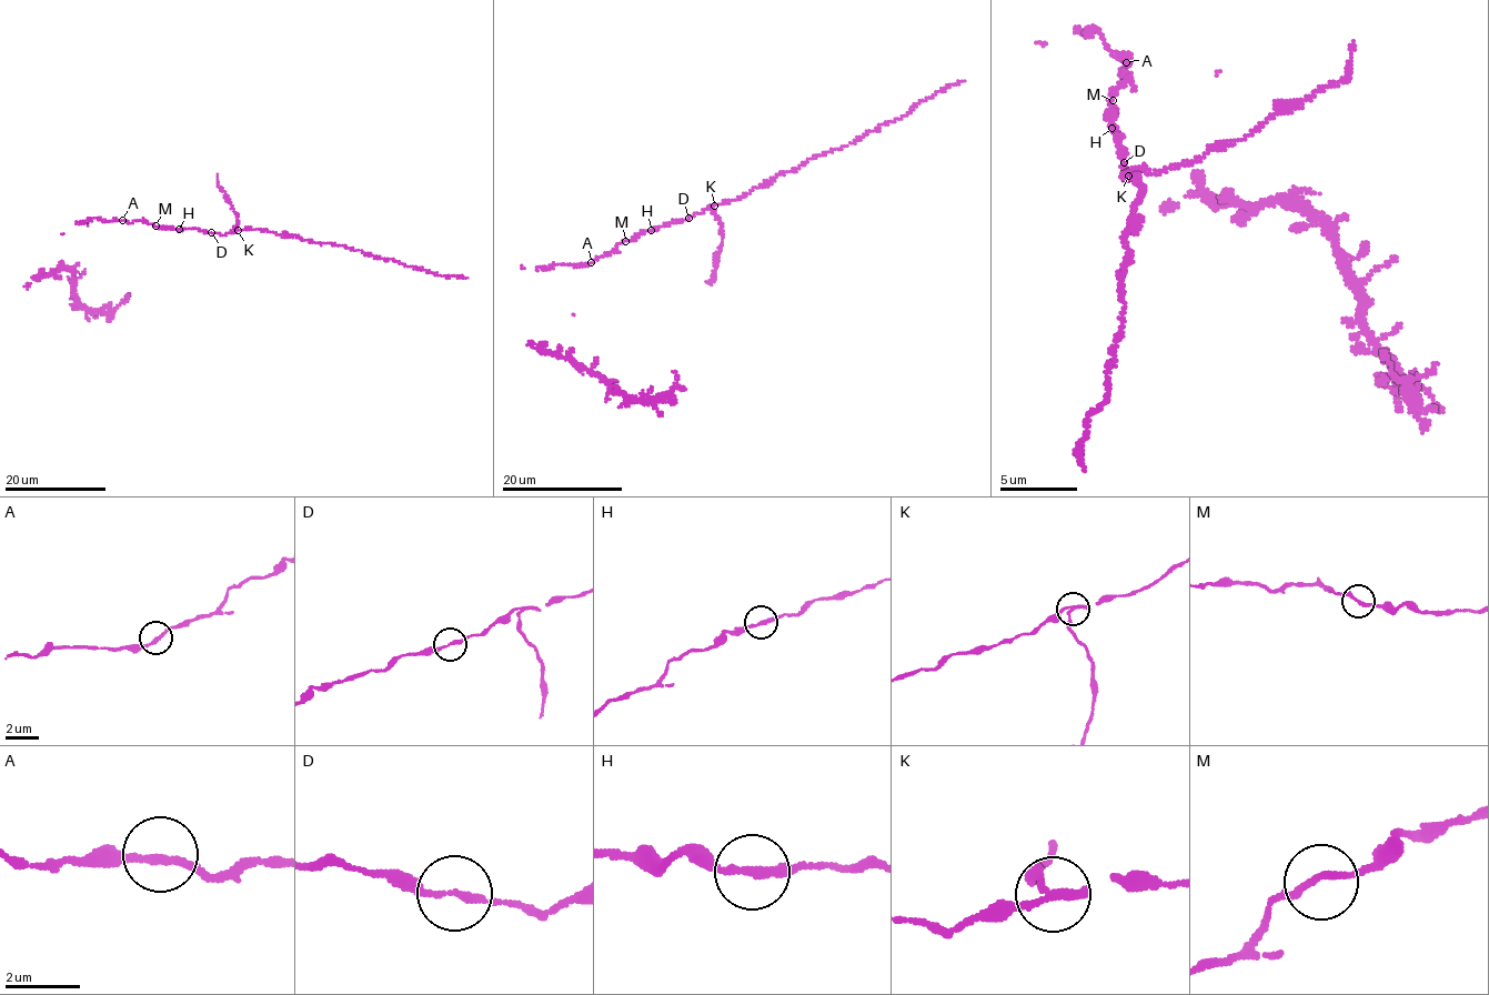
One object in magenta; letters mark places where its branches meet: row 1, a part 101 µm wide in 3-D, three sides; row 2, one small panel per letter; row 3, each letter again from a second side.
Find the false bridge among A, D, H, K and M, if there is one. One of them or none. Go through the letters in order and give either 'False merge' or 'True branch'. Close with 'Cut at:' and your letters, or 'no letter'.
A: True branch
D: True branch
H: True branch
K: False merge
M: True branch
Cut at: K

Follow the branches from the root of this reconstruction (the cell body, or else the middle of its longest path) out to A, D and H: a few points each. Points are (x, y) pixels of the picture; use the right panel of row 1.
A: (1109, 104), (1114, 89), (1126, 86), (1129, 80), (1119, 73), (1126, 62)
D: (1109, 104), (1115, 108), (1106, 112), (1114, 117), (1110, 127), (1124, 137), (1117, 140), (1126, 154), (1123, 162)
H: (1109, 104), (1115, 108), (1106, 112), (1114, 117), (1112, 128)

